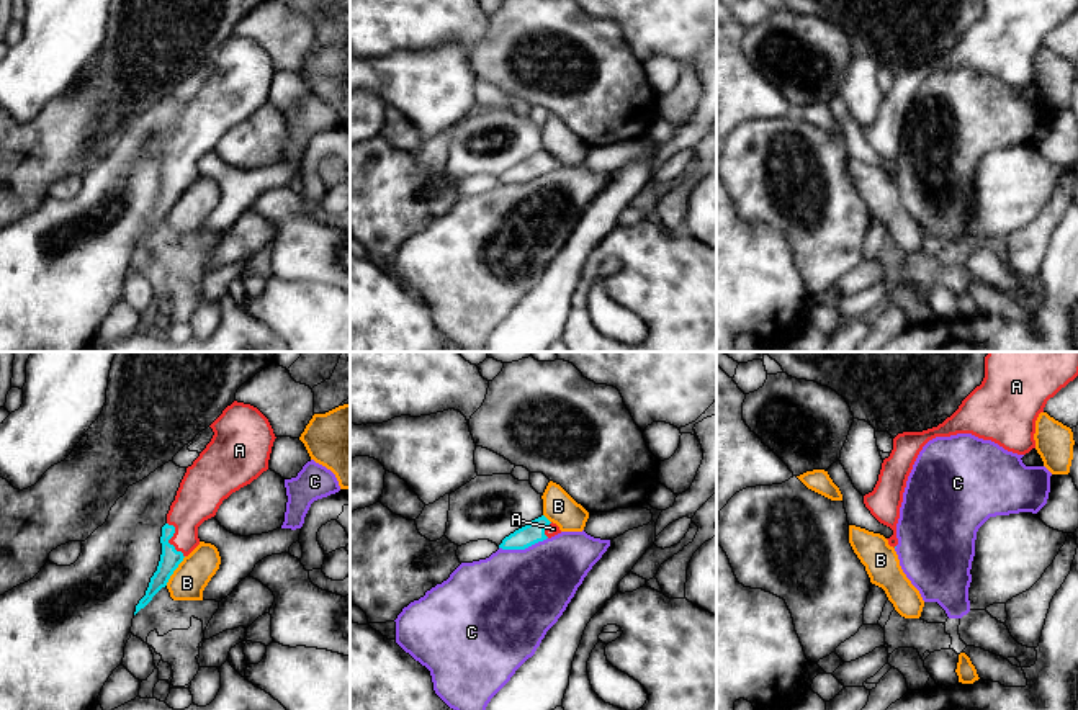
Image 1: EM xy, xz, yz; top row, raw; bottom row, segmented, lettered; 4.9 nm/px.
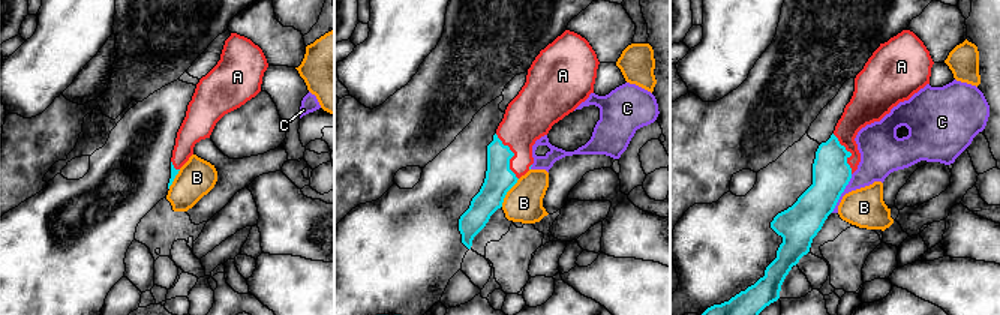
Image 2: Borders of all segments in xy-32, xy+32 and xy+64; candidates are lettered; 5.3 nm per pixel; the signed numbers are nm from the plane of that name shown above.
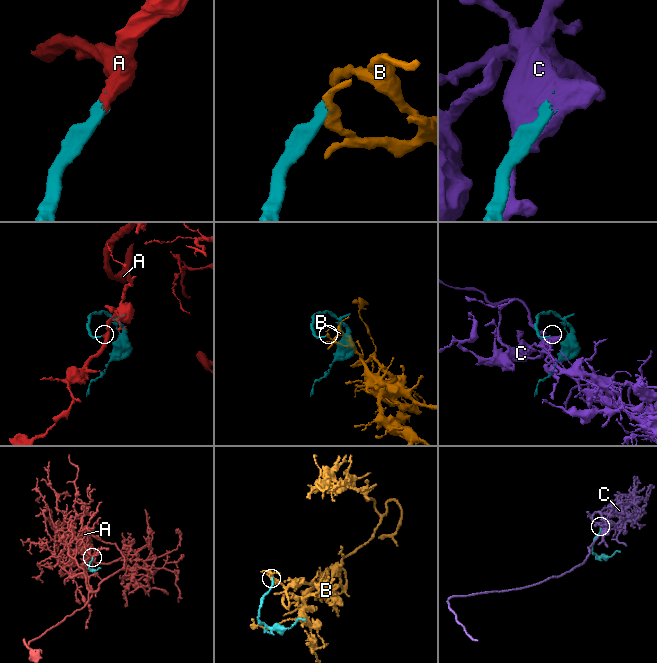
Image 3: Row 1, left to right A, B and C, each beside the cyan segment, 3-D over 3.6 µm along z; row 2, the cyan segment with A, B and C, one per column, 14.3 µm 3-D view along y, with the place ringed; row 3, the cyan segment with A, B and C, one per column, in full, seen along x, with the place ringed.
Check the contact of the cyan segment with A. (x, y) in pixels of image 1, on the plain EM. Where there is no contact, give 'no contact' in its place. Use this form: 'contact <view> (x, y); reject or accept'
contact xy (169, 172); accept

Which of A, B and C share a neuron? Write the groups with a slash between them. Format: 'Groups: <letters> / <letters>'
Groups: A / B / C

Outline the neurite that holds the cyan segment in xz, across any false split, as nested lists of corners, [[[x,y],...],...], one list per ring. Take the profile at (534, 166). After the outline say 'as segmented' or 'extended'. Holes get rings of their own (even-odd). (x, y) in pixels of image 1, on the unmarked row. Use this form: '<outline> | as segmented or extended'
[[[545,149],[532,154],[528,159],[515,164],[502,173],[502,183],[525,183],[538,175],[561,167],[559,160],[550,155]]] | extended

